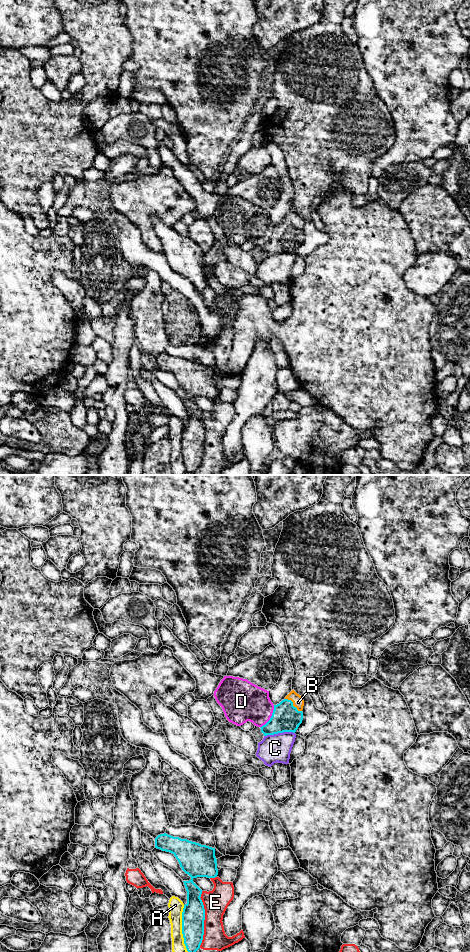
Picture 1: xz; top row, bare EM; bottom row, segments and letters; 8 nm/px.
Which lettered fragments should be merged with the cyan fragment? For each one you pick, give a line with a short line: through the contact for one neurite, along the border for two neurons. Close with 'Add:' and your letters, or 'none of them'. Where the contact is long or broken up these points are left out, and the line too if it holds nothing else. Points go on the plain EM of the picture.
B: line xz (285, 238), (292, 224), (298, 222)
Add: B

